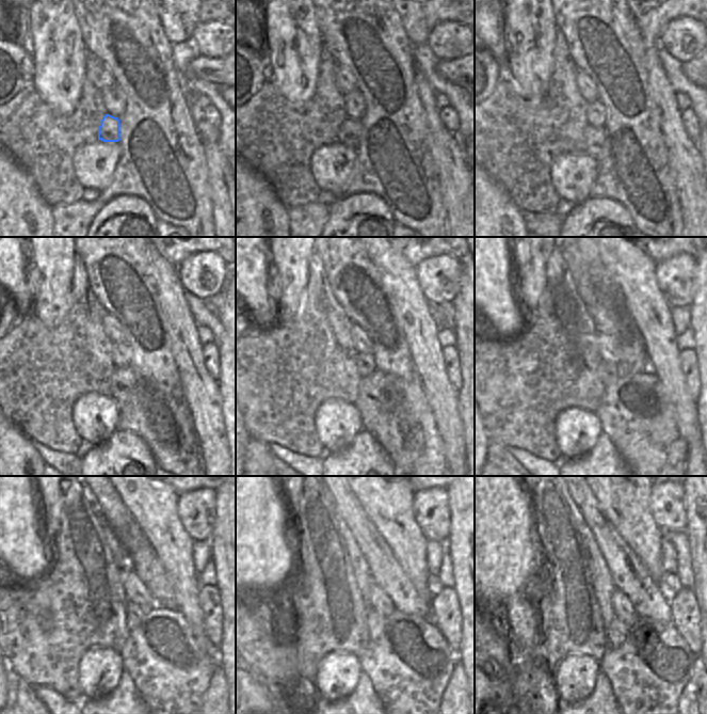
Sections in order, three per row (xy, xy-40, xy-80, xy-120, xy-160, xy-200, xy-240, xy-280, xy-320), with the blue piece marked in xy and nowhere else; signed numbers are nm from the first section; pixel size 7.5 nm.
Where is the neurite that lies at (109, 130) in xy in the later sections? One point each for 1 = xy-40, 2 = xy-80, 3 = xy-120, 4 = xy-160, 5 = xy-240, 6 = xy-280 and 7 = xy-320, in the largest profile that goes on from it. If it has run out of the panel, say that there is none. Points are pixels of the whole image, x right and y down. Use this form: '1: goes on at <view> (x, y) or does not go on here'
1: goes on at xy-40 (350, 131)
2: goes on at xy-80 (595, 138)
3: goes on at xy-120 (123, 380)
4: goes on at xy-160 (374, 407)
5: goes on at xy-240 (171, 671)
6: goes on at xy-280 (410, 666)
7: goes on at xy-320 (648, 671)

